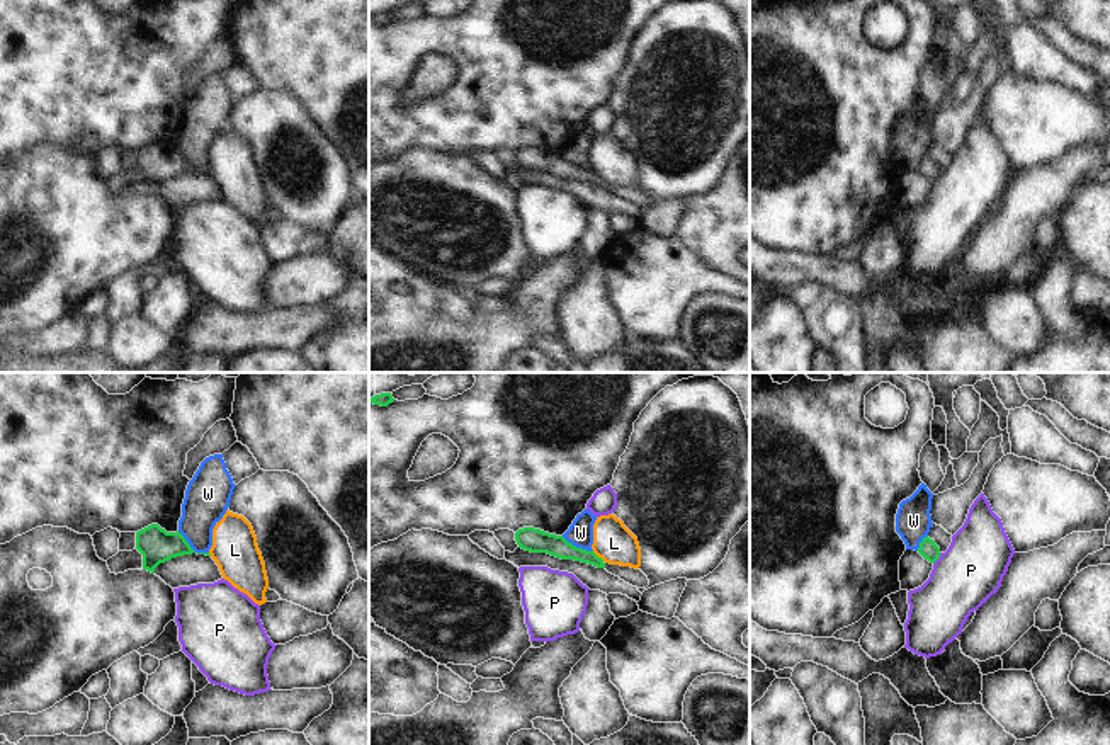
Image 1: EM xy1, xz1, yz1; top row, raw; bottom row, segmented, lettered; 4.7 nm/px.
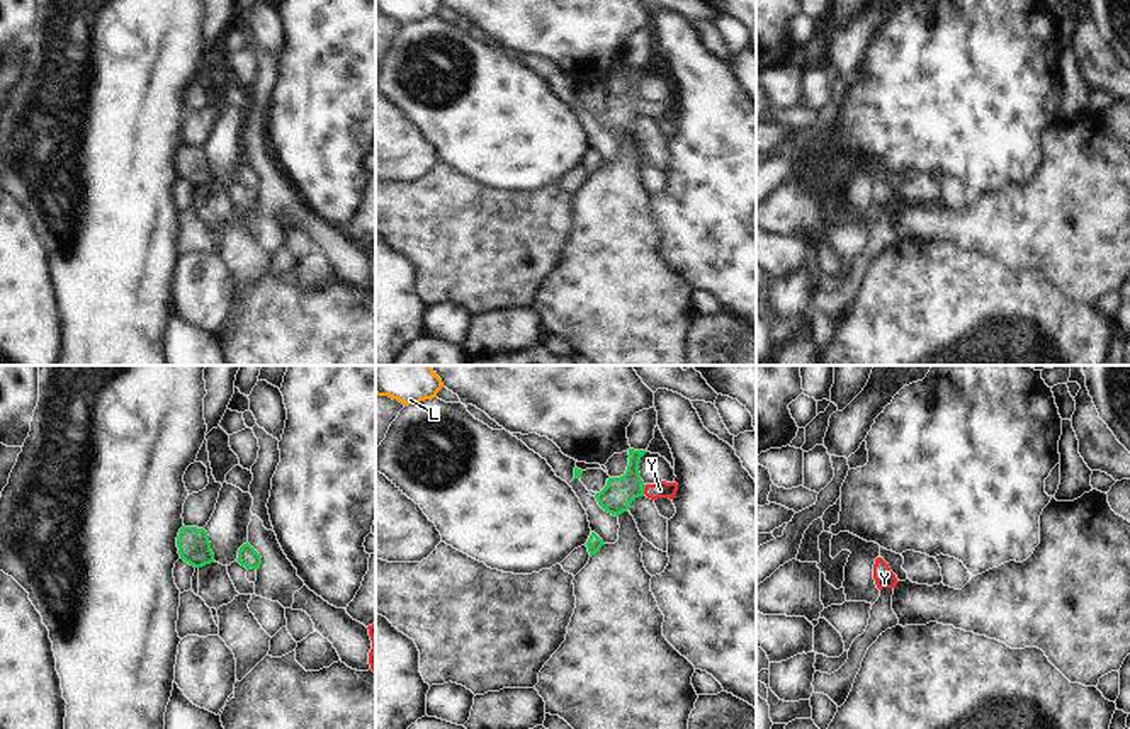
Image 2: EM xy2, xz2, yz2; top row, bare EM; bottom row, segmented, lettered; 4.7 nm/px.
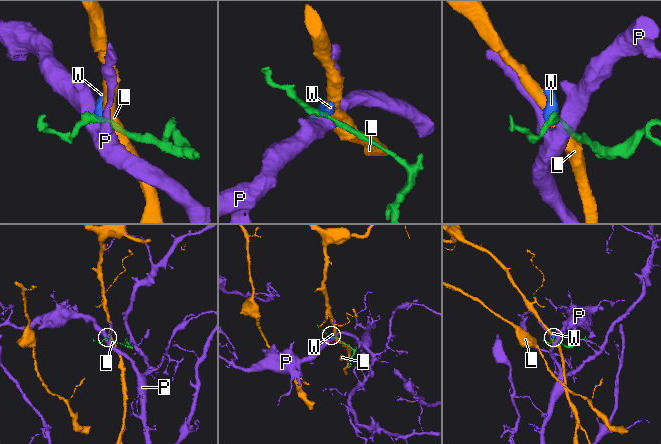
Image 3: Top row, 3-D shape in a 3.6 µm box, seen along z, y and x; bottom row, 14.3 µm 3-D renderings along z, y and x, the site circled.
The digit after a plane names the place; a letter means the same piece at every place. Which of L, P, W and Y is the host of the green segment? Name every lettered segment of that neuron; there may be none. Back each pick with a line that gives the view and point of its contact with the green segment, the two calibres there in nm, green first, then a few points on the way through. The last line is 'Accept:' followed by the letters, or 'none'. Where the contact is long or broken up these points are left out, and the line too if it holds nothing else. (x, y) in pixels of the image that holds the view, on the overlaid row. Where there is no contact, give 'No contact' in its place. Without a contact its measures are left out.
Y: Touches green at xz2 (643, 490). Thickness 150 nm (green) against 80 nm. Path across: xz2 (615, 498), (624, 490), (643, 490), (660, 490)
Accept: Y

